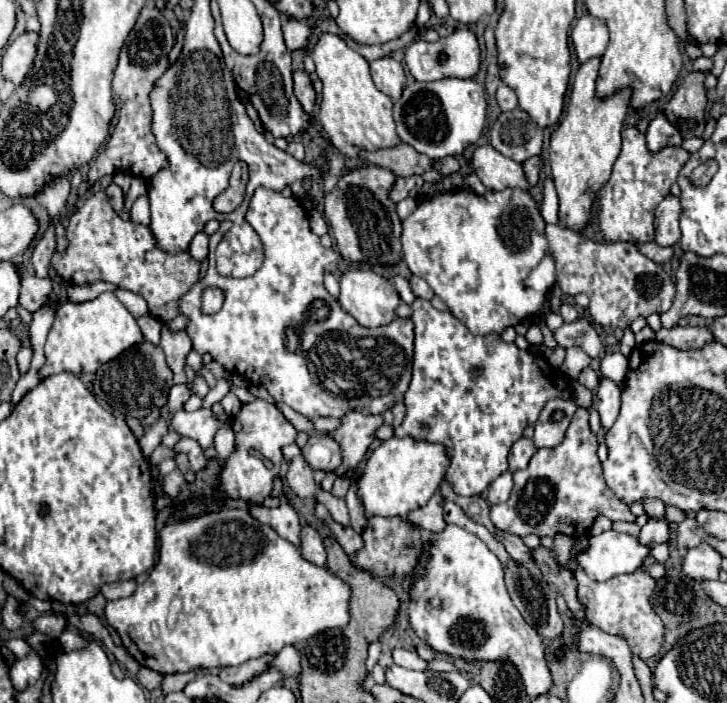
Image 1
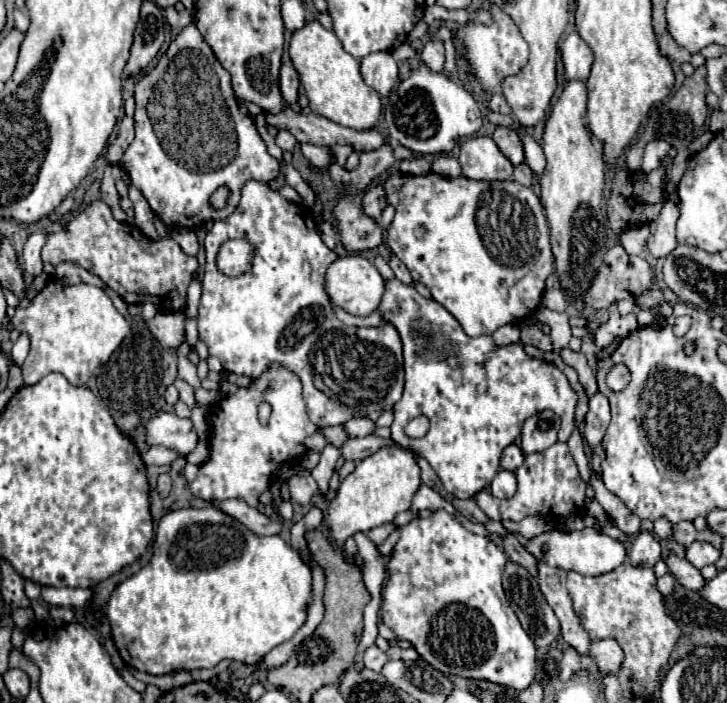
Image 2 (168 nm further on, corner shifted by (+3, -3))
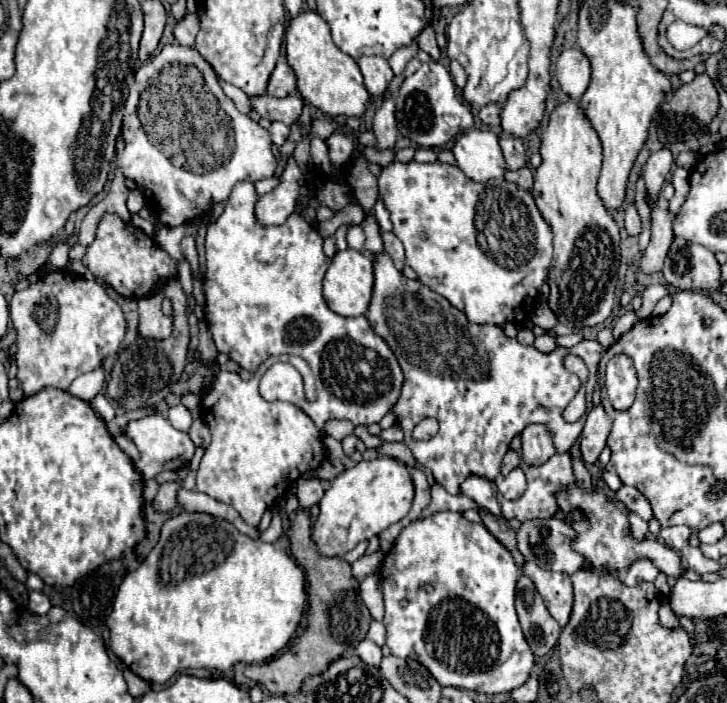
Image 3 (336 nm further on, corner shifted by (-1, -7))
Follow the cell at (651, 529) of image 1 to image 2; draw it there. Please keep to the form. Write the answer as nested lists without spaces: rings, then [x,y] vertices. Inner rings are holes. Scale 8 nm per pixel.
[[[640,531],[636,535],[636,539],[632,541],[628,557],[636,565],[650,565],[652,567],[660,559],[660,553],[662,553],[662,547],[660,547],[660,541],[656,539],[656,535],[650,531]]]

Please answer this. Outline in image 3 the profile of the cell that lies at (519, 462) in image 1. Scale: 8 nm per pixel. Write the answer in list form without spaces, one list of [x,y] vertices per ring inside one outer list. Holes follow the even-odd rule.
[[[508,451],[508,453],[504,455],[504,459],[502,459],[502,469],[500,469],[500,473],[502,473],[502,475],[508,475],[512,469],[520,467],[520,463],[522,463],[520,455],[518,455],[516,451]]]

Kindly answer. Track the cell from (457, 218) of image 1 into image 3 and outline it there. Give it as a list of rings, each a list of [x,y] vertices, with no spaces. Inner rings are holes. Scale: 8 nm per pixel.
[[[392,161],[390,165],[382,167],[382,175],[378,177],[378,185],[380,185],[380,197],[386,205],[386,209],[390,211],[390,219],[392,219],[392,225],[394,225],[392,233],[404,243],[406,265],[410,265],[418,273],[418,279],[424,285],[428,285],[428,287],[432,287],[432,291],[438,291],[440,295],[444,295],[454,307],[460,307],[468,315],[468,319],[472,319],[472,323],[496,323],[498,327],[504,327],[504,323],[522,319],[518,315],[526,315],[526,311],[530,309],[530,303],[536,303],[536,295],[538,295],[540,287],[534,287],[534,285],[538,285],[546,279],[548,267],[550,267],[550,261],[552,261],[552,231],[548,231],[548,223],[544,223],[530,191],[526,191],[526,189],[522,189],[514,183],[508,183],[502,177],[490,179],[486,183],[476,183],[476,181],[468,179],[456,165],[440,163],[440,161],[434,161],[434,163]]]

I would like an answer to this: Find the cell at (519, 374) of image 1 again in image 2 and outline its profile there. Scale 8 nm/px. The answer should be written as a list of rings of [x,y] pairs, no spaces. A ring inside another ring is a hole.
[[[398,279],[386,281],[386,293],[378,311],[398,329],[404,343],[406,385],[402,399],[394,405],[394,423],[390,427],[392,441],[424,457],[444,483],[444,489],[454,497],[472,499],[478,491],[486,489],[492,483],[492,479],[500,471],[502,451],[520,435],[522,425],[528,417],[544,409],[552,409],[562,417],[560,441],[566,441],[570,437],[574,429],[576,393],[572,391],[566,375],[554,363],[528,357],[522,343],[496,347],[490,335],[468,337],[462,331],[460,323],[440,303],[436,303],[434,299],[424,299],[414,287],[404,287],[404,283],[400,283]],[[420,415],[426,415],[430,419],[430,431],[422,439],[406,437],[404,425]]]

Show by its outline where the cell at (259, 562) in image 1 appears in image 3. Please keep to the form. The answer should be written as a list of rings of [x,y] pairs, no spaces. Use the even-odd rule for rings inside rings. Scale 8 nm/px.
[[[182,511],[180,515],[170,517],[160,531],[160,539],[154,545],[154,549],[148,553],[148,557],[142,561],[142,565],[128,573],[124,577],[124,581],[120,583],[118,595],[114,599],[114,607],[110,617],[106,619],[106,625],[110,627],[110,647],[112,651],[122,659],[124,665],[128,665],[128,669],[132,673],[136,673],[140,679],[148,681],[148,683],[160,683],[164,685],[174,673],[182,671],[182,669],[214,669],[214,671],[228,671],[234,663],[264,663],[266,659],[274,657],[278,651],[282,651],[288,641],[292,639],[292,633],[298,629],[300,621],[302,621],[302,613],[304,613],[304,603],[306,603],[306,591],[304,591],[304,573],[302,569],[294,563],[294,559],[282,551],[282,549],[274,549],[272,543],[262,543],[256,541],[248,535],[240,535],[236,531],[236,527],[232,527],[232,523],[224,521],[224,519],[216,519],[212,515],[206,513],[186,513]]]

